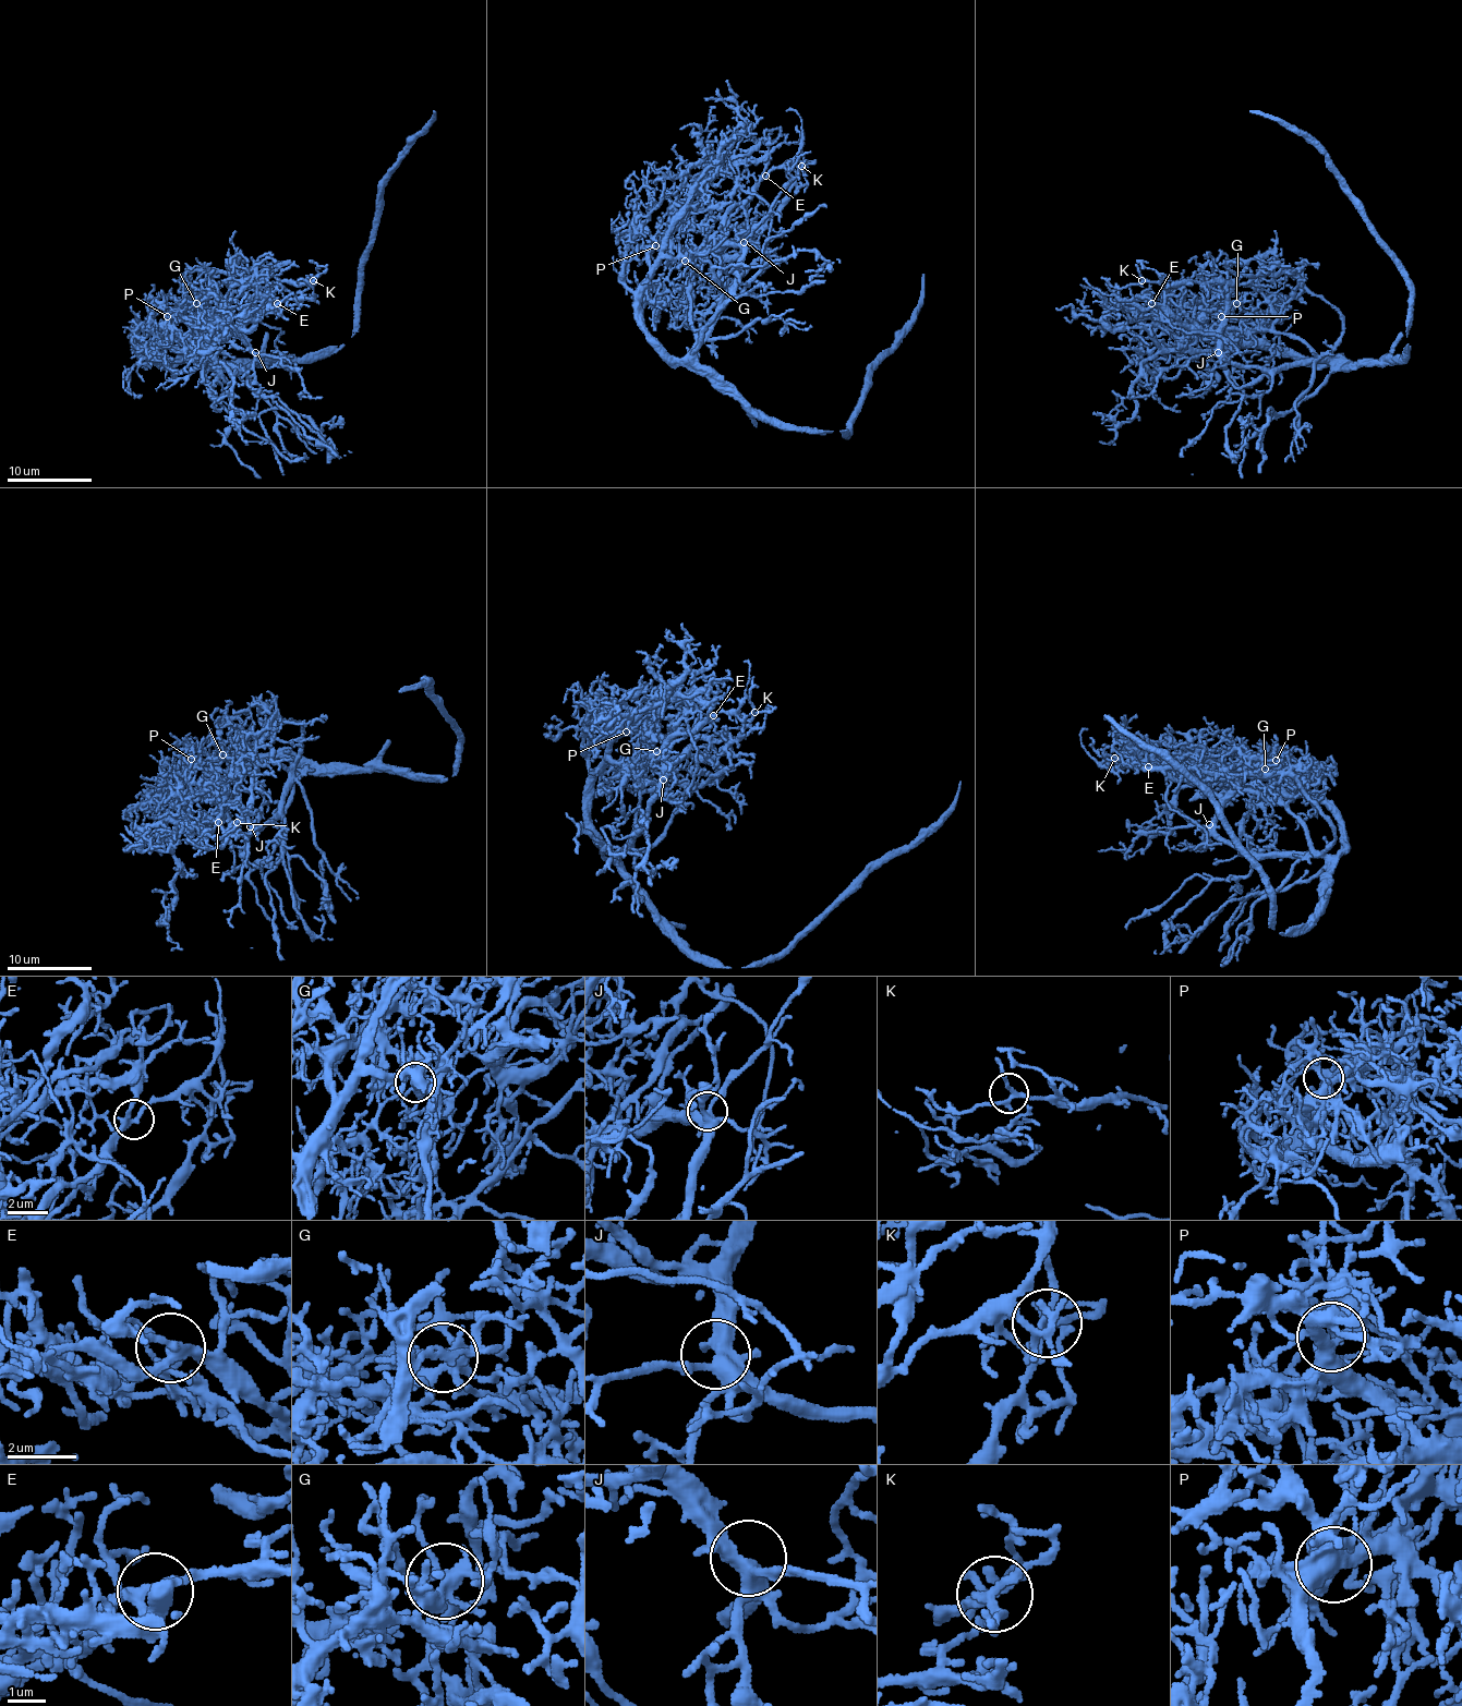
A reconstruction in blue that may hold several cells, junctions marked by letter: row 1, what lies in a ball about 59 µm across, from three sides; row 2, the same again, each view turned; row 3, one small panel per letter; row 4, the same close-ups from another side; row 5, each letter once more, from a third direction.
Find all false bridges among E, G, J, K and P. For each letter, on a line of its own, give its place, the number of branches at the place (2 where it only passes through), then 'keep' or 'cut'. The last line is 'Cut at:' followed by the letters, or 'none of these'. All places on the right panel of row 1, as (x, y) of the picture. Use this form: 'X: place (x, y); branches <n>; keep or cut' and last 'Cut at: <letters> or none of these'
E: place (1151, 303); branches 3; keep
G: place (1236, 303); branches 7; keep
J: place (1218, 352); branches 5; keep
K: place (1142, 280); branches 4; keep
P: place (1221, 316); branches 4; keep
Cut at: none of these

